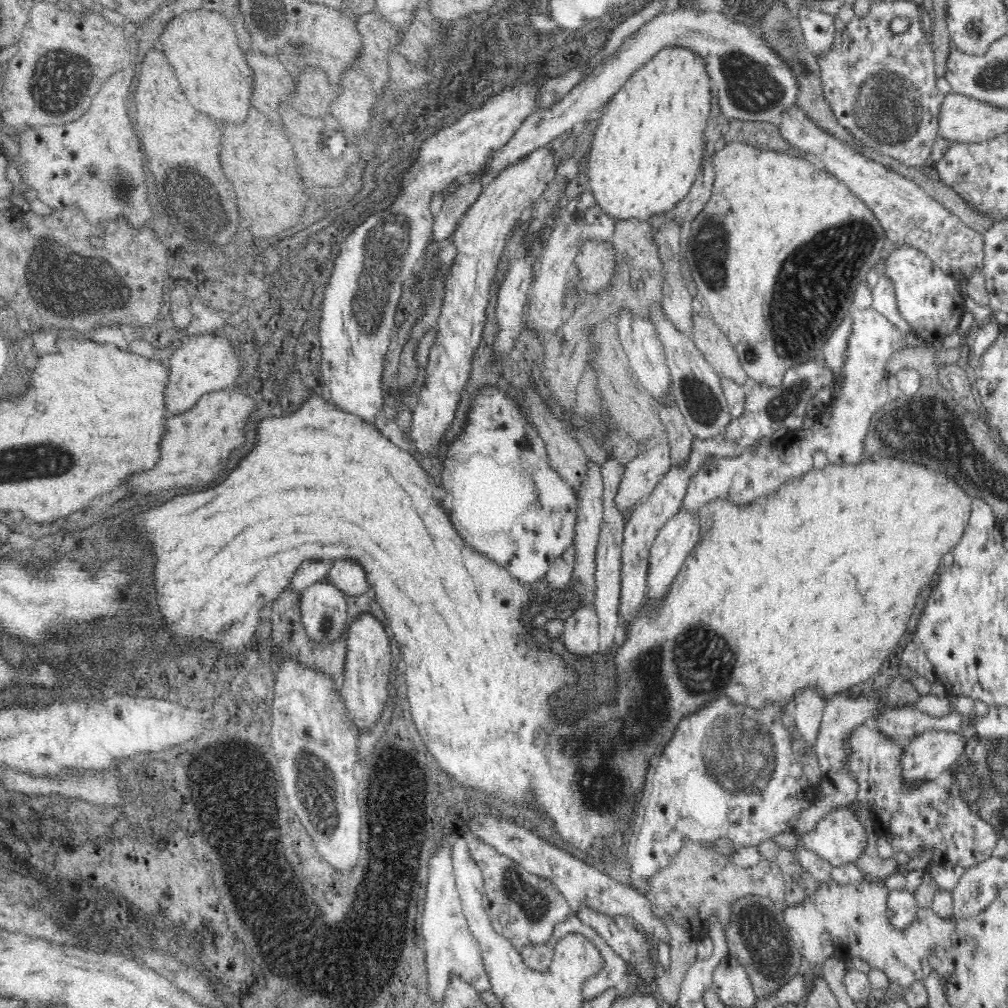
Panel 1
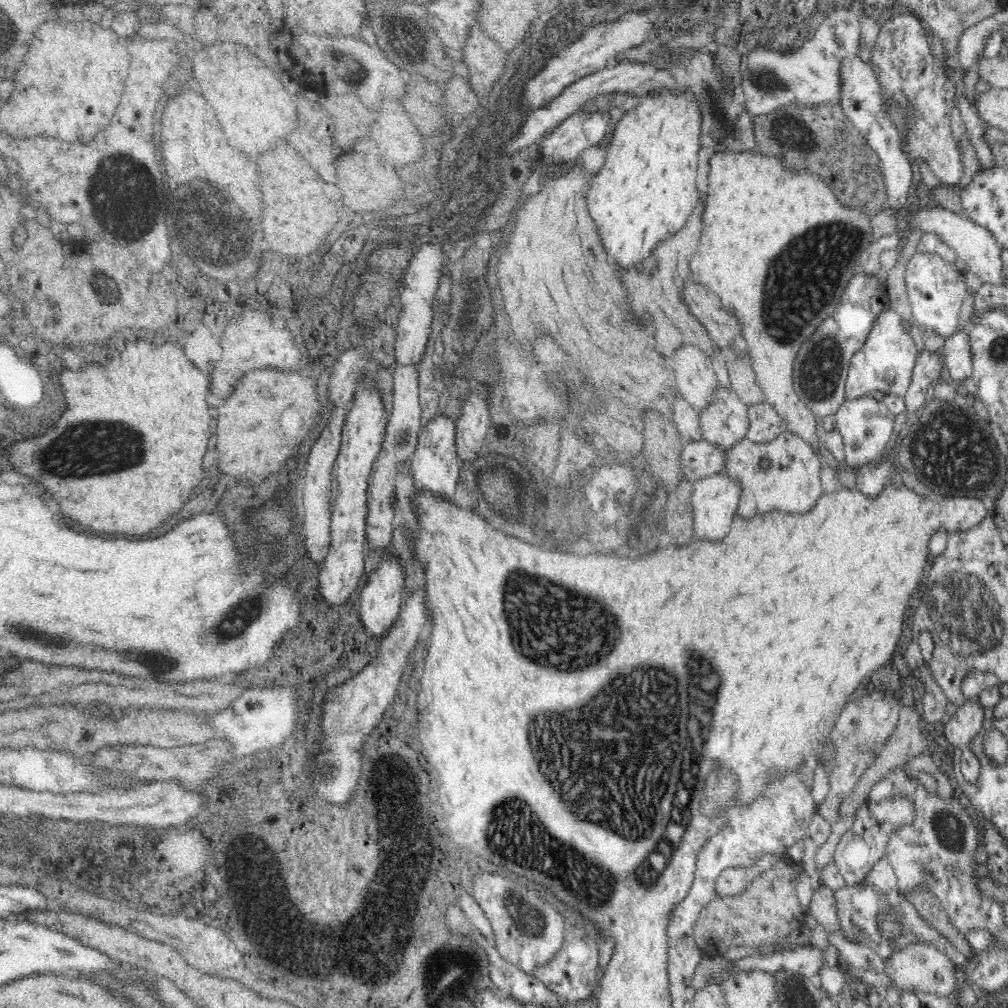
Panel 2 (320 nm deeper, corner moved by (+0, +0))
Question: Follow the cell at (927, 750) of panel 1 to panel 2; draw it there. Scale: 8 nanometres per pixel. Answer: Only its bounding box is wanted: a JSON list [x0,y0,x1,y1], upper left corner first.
[944,697,984,748]

